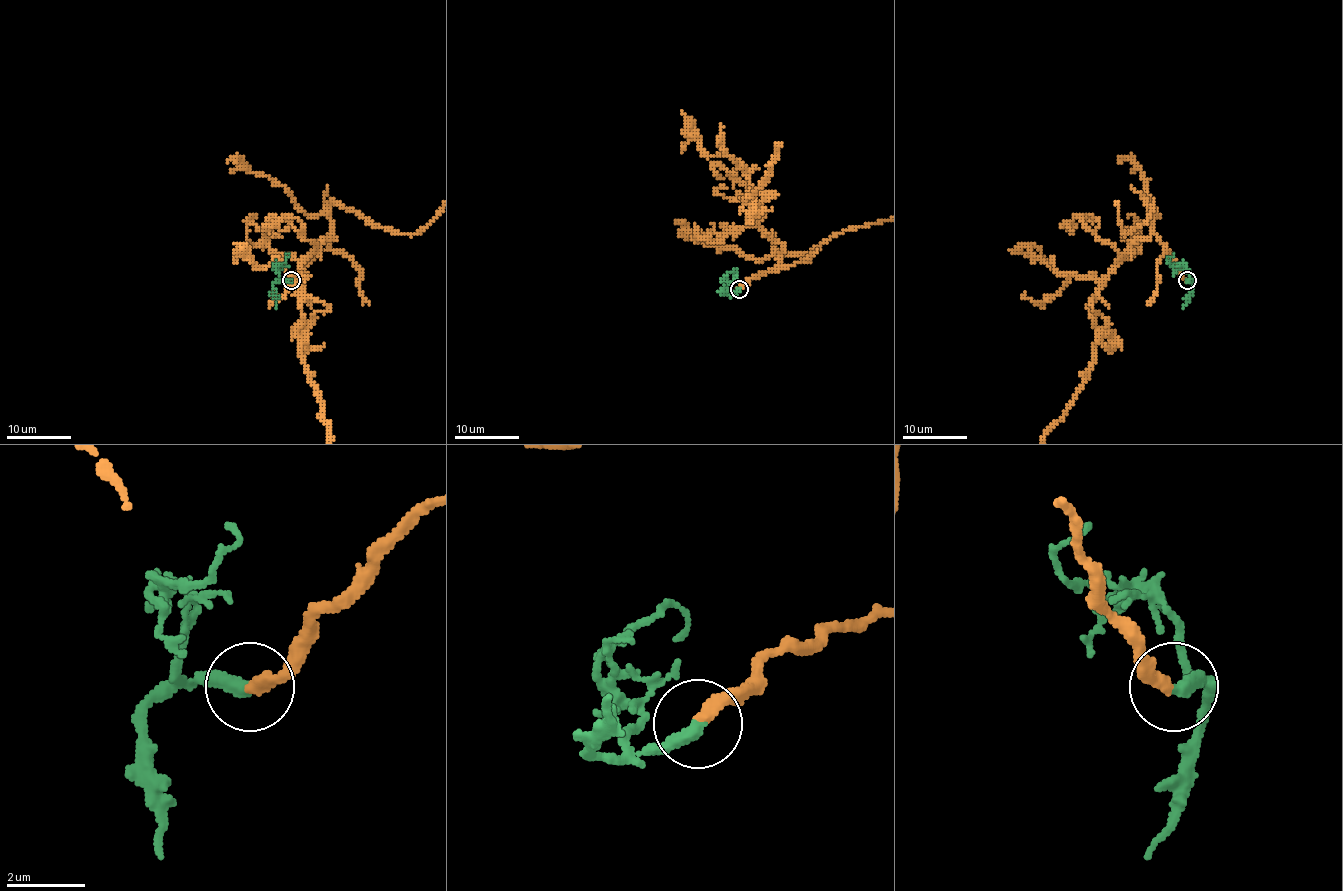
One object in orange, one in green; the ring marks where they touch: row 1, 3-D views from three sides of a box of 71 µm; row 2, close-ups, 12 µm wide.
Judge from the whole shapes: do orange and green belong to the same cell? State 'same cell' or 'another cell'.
same cell

